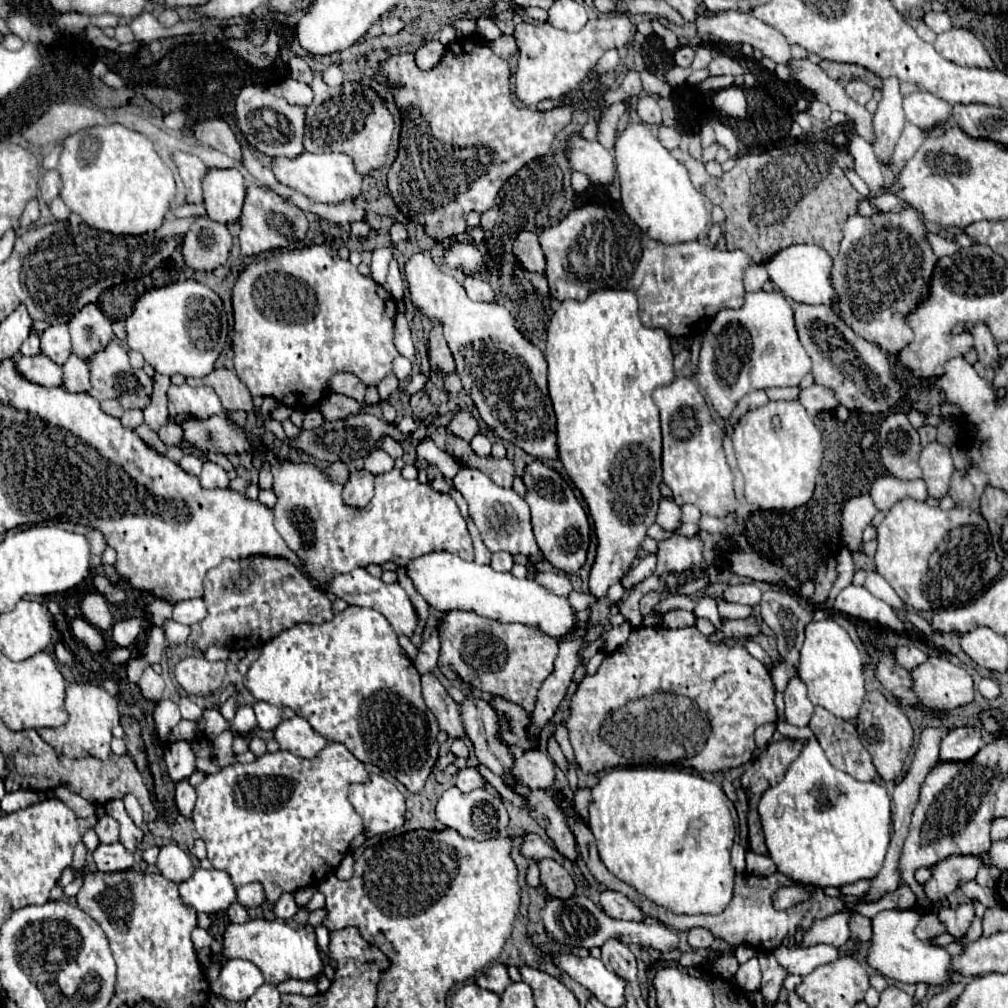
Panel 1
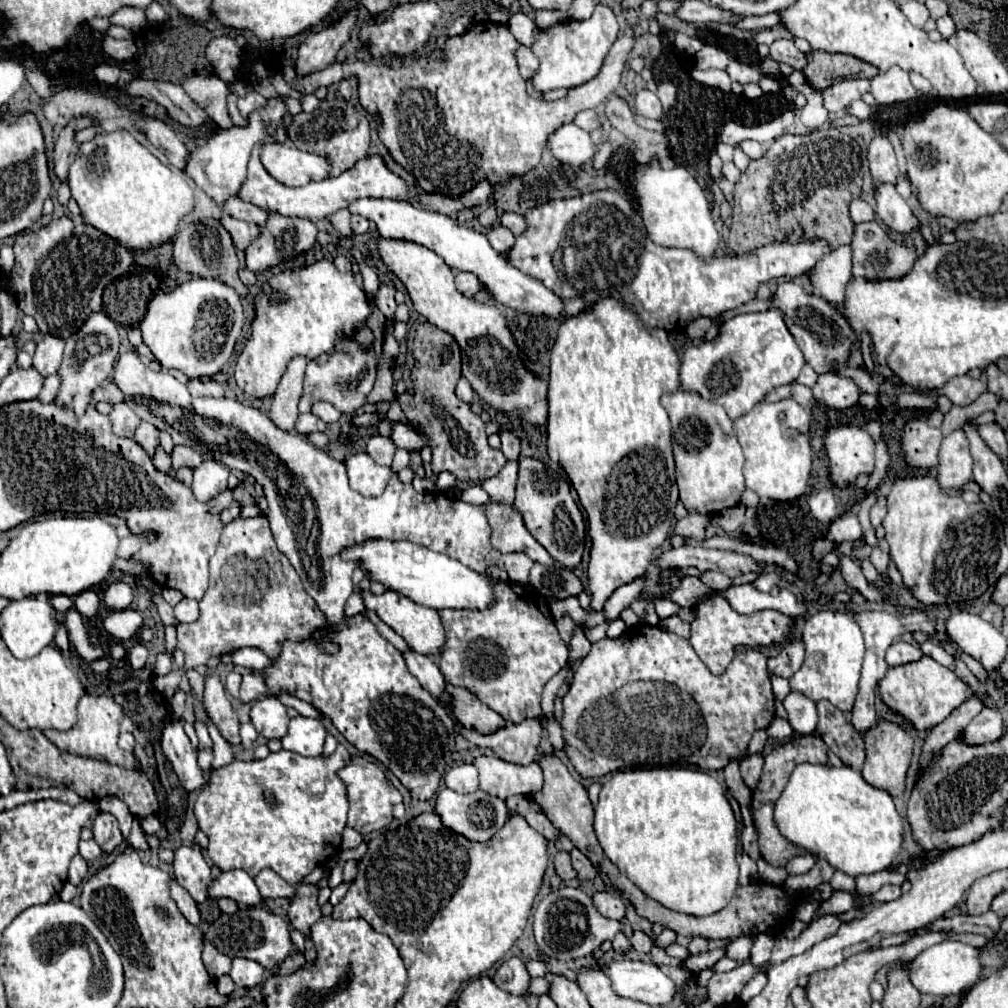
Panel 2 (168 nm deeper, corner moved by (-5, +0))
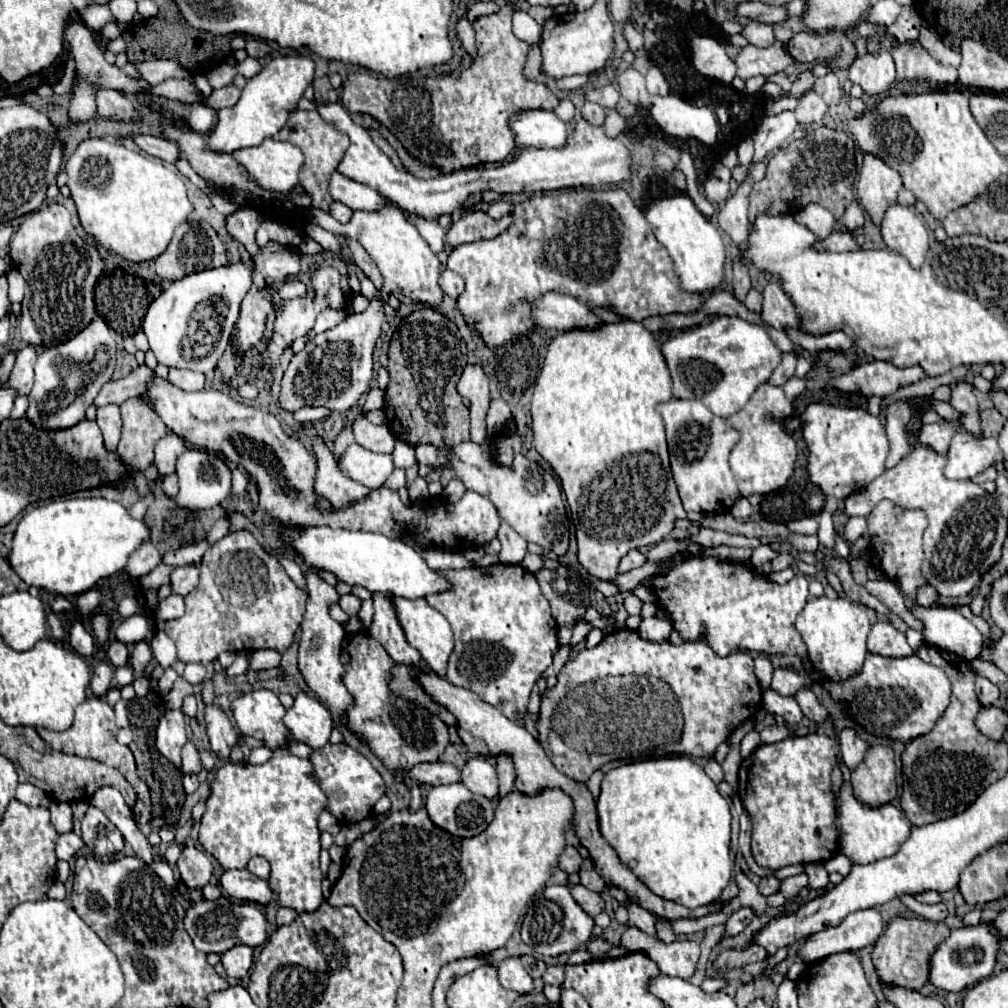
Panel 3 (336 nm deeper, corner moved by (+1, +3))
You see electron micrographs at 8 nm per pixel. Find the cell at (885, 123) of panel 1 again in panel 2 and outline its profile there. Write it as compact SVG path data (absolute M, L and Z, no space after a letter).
M875 136L871 140L871 144L869 144L869 168L871 168L875 190L881 184L895 184L897 182L899 166L897 166L893 146L887 138Z

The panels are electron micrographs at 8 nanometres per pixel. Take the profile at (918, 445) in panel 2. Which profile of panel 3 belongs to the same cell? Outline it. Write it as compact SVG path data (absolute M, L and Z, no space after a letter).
M941 421L941 423L933 423L933 425L923 425L921 433L919 433L919 443L927 445L929 449L935 449L935 453L947 453L949 441L951 441L953 429L951 423Z

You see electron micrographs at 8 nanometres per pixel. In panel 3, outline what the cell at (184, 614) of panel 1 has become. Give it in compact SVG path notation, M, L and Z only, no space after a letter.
M169 595L157 607L157 617L163 621L179 619L185 613L185 599L181 595Z

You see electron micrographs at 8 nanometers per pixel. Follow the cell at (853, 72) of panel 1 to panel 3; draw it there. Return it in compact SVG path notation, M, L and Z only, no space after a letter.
M841 31L831 33L797 33L787 43L787 51L801 63L823 63L835 69L847 69L857 57L855 43Z

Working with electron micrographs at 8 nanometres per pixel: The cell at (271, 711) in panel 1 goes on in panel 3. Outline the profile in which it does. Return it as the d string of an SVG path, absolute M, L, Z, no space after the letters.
M257 689L245 693L231 703L231 709L243 735L261 739L269 749L285 745L285 737L289 733L281 721L285 709L273 691Z

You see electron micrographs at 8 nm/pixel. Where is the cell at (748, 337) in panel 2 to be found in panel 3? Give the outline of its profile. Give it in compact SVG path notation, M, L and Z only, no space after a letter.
M715 317L709 325L681 331L661 351L673 377L673 397L699 399L719 417L729 417L743 409L751 393L769 381L783 357L765 327L741 317Z

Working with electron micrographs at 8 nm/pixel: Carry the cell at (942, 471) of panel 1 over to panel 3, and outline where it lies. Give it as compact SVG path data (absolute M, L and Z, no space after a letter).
M957 431L951 437L951 445L945 457L947 465L943 473L947 479L971 479L979 471L1001 463L997 439L985 437L983 441L977 441L965 431Z

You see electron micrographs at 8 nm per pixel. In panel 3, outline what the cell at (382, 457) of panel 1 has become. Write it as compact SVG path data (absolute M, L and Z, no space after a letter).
M357 417L353 423L353 435L359 445L373 453L391 453L395 435L387 425L373 425L365 417Z

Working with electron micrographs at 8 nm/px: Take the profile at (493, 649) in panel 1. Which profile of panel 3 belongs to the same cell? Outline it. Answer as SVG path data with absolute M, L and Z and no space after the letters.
M489 565L463 571L441 571L451 583L453 589L445 593L427 595L427 603L445 615L455 635L455 649L449 657L445 679L457 687L465 687L479 695L481 701L497 707L507 719L519 721L527 715L527 705L531 689L541 673L553 663L553 657L559 649L557 641L557 623L551 617L549 601L543 597L537 579L533 573L519 565Z

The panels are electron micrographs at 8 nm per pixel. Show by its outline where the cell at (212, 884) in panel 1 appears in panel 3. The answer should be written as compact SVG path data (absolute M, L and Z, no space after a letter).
M247 869L225 871L221 877L221 889L237 901L255 901L261 905L267 905L273 895L273 891L269 889L269 883L255 877Z

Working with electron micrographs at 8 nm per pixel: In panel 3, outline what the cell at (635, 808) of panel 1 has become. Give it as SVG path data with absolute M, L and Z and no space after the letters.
M669 757L611 769L601 781L601 793L595 805L603 839L617 851L623 865L627 865L655 895L687 909L697 909L721 897L733 871L733 859L729 855L731 813L727 801L703 767L689 757Z

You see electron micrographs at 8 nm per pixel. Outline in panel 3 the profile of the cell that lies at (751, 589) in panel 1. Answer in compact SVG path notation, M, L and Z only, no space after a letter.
M779 553L779 555L771 561L773 571L783 571L783 569L787 569L787 567L791 567L791 565L793 565L793 557L791 557L789 553Z

